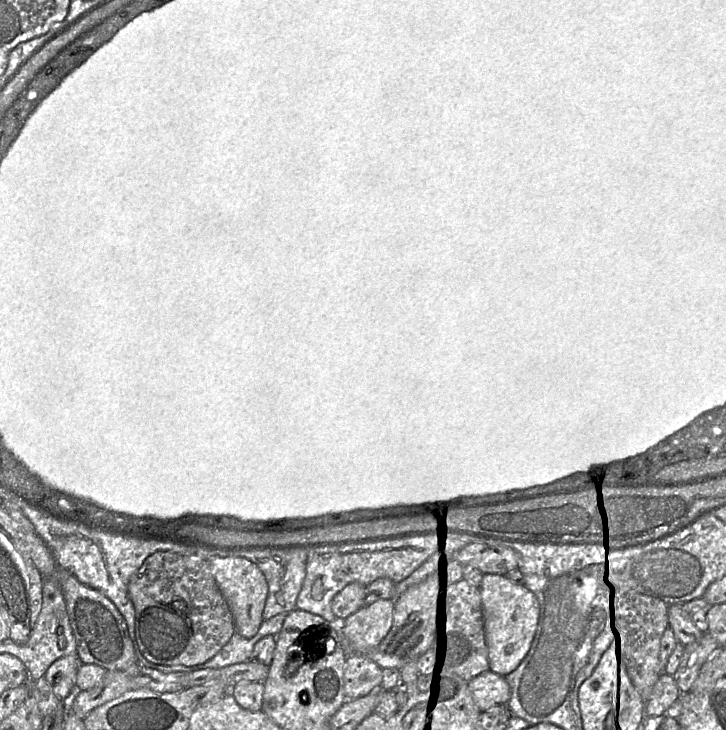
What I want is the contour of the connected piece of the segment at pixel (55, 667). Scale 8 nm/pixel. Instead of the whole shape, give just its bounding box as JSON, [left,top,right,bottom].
[44,655,80,702]

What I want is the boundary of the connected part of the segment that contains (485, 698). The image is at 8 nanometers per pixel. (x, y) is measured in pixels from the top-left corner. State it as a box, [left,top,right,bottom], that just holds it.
[468,669,511,712]

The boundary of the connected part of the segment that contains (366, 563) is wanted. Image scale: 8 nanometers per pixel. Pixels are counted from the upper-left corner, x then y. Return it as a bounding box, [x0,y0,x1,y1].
[293,535,496,628]

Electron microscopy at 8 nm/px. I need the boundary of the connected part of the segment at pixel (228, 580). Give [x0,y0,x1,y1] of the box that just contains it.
[209,557,268,638]

